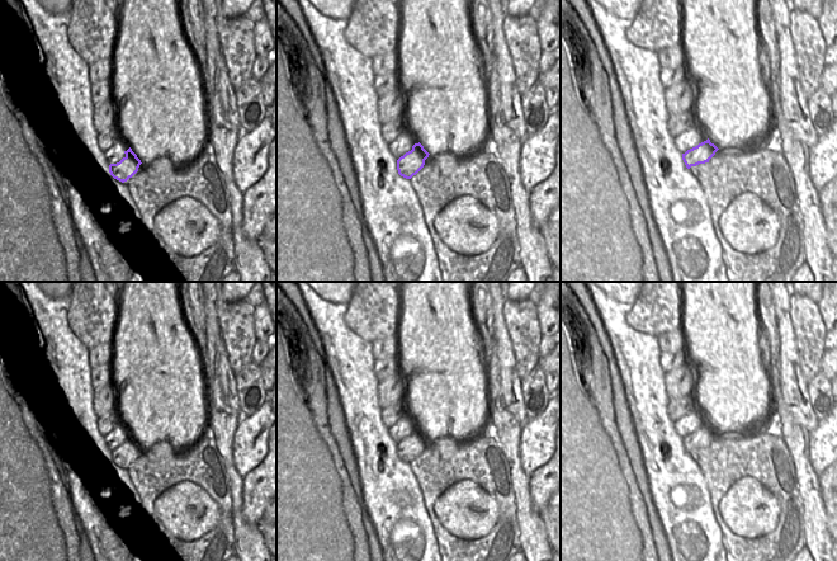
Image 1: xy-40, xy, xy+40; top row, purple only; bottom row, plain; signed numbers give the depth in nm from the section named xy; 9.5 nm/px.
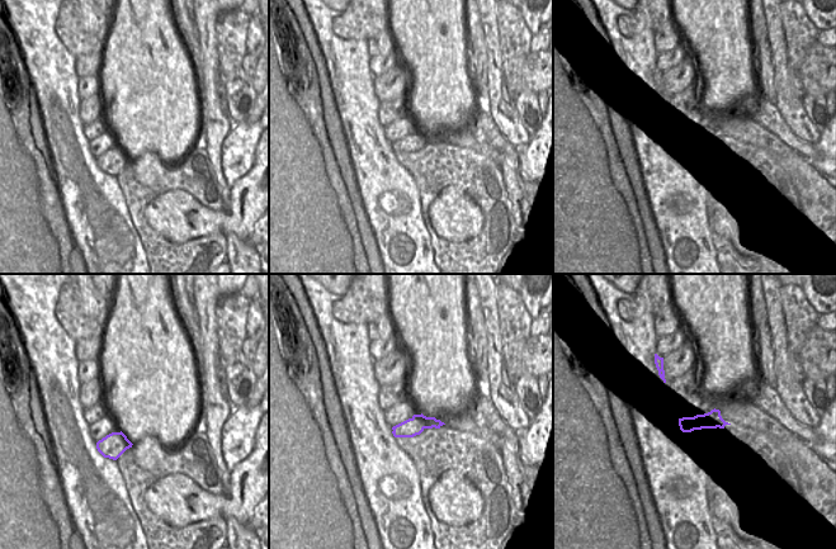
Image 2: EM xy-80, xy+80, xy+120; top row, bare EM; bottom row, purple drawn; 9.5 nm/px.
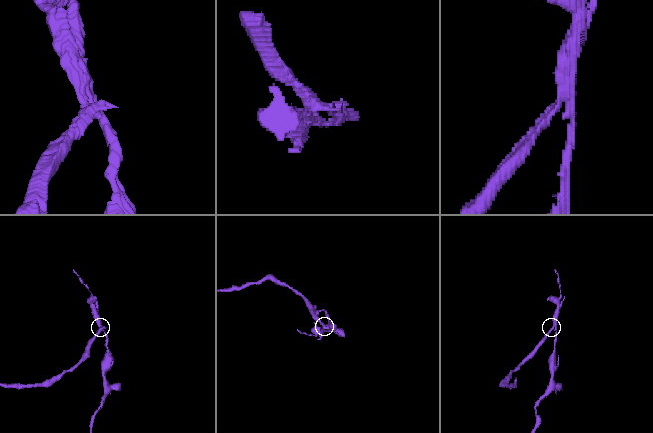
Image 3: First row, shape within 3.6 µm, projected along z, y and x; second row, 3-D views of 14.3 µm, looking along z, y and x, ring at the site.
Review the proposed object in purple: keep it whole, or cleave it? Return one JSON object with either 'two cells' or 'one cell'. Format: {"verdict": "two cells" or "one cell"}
{"verdict": "two cells"}

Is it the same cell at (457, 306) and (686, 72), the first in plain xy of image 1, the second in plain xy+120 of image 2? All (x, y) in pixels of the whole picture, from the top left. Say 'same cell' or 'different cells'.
different cells

